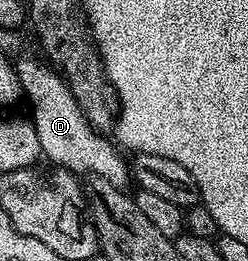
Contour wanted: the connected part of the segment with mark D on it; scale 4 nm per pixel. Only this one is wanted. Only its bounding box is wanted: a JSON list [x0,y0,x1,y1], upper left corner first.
[17,59,129,188]

